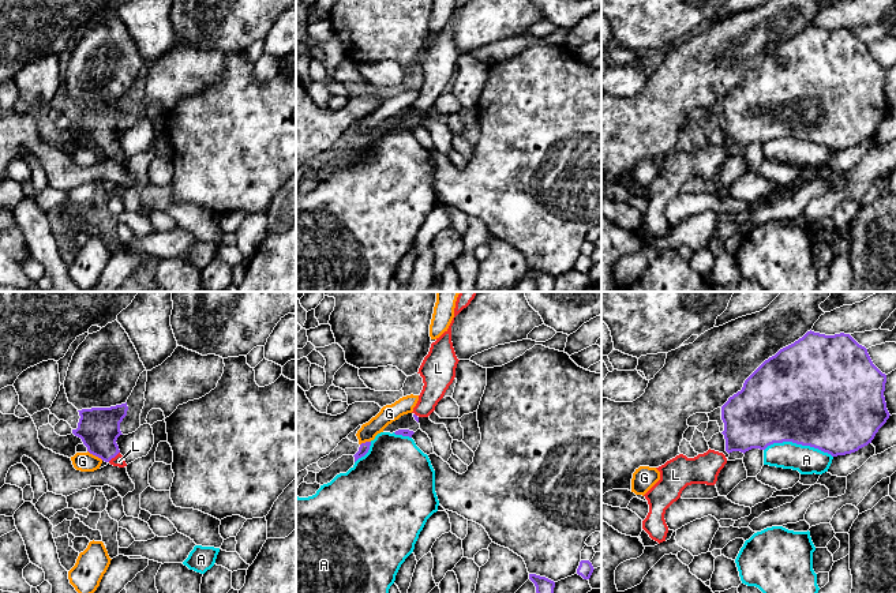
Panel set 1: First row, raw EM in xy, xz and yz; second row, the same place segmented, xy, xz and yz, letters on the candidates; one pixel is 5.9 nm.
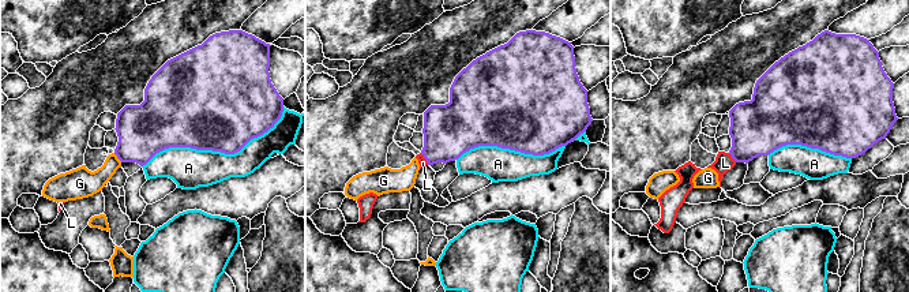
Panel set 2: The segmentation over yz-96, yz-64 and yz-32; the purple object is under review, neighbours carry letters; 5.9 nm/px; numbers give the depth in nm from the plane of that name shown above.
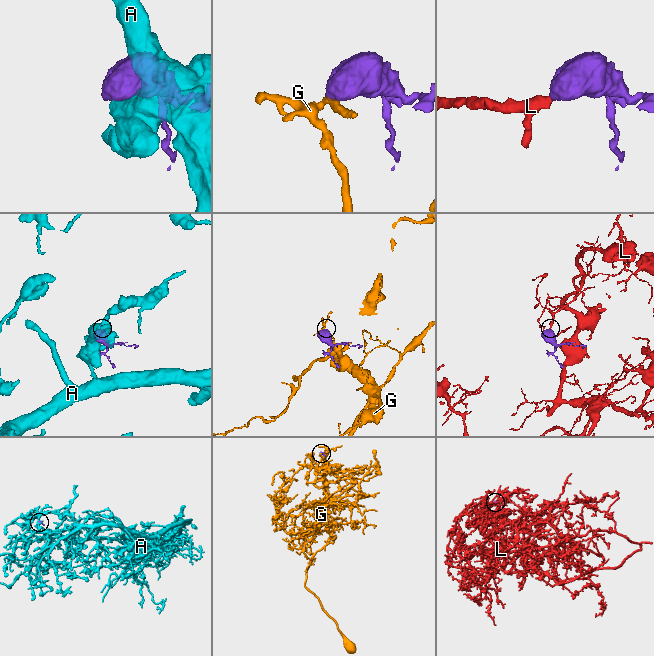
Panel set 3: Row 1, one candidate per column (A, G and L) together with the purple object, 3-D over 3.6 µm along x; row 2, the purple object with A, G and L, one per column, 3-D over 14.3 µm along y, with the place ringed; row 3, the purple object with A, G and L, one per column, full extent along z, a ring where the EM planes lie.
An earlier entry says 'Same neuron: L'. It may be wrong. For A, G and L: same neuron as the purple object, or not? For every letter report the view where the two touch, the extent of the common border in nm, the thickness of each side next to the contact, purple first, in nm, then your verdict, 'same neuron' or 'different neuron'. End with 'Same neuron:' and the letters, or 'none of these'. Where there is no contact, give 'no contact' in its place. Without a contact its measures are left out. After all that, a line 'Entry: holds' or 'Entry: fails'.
A: meets purple in yz; contact 420 nm long; 500 nm thick on the purple side, 170 nm on the other; different neuron
G: meets purple in xy; contact 110 nm long; 240 nm thick on the purple side, 110 nm on the other; different neuron
L: meets purple in xy; contact 90 nm long; 240 nm thick on the purple side, 70 nm on the other; same neuron
Same neuron: L
Entry: holds

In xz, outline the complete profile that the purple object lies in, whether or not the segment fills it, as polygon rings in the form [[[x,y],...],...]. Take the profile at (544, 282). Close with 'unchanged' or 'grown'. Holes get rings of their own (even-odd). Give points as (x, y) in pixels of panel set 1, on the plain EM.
[[[529,269],[529,274],[536,281],[537,292],[554,292],[555,277],[536,269]]] | unchanged

